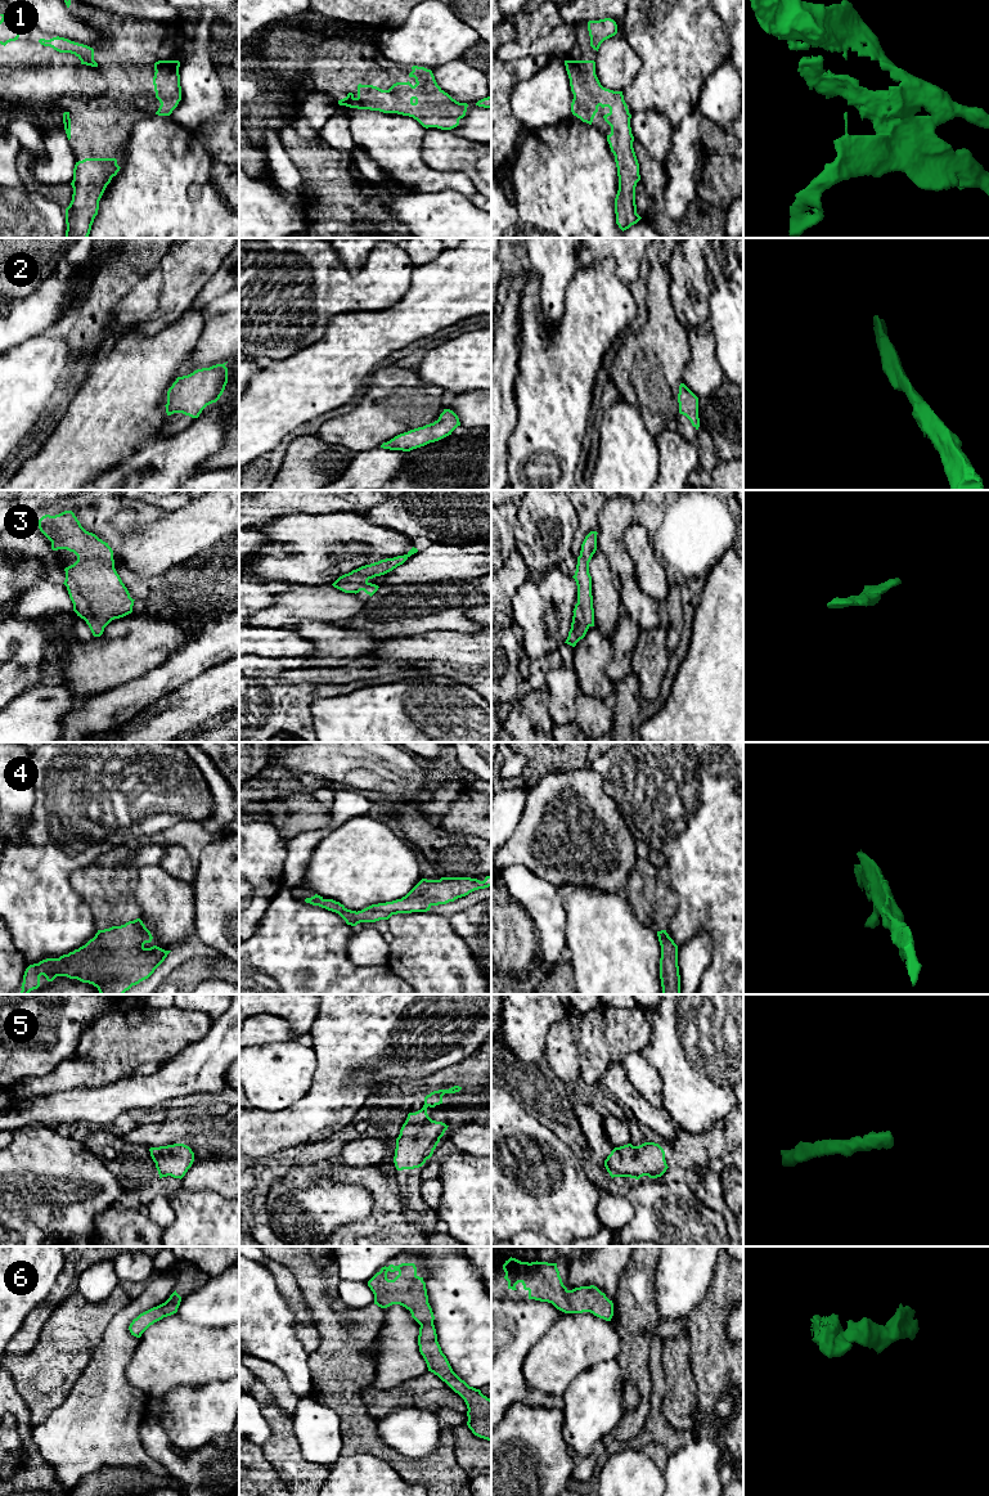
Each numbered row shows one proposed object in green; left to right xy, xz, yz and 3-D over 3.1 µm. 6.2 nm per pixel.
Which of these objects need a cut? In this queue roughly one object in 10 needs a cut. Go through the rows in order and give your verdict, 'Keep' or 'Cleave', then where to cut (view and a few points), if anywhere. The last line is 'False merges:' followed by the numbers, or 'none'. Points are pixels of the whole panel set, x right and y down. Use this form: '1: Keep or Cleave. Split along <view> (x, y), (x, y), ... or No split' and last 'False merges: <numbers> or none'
1: Keep. No split
2: Keep. No split
3: Keep. No split
4: Keep. No split
5: Keep. No split
6: Keep. No split
False merges: none

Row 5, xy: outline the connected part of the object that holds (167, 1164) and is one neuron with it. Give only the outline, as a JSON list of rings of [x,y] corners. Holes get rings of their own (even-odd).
[[[184,1144],[150,1147],[149,1151],[159,1178],[171,1176],[181,1180],[194,1162],[194,1153]]]

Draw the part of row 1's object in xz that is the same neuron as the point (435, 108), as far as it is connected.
[[[413,66],[409,77],[415,78],[413,86],[396,82],[388,90],[373,85],[358,85],[358,96],[349,93],[338,100],[340,105],[358,109],[397,113],[417,120],[423,127],[451,130],[466,116],[467,103],[459,103],[445,93],[436,82],[431,69]]]

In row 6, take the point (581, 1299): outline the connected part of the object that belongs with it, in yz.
[[[511,1257],[503,1264],[503,1270],[505,1272],[504,1279],[508,1281],[508,1289],[517,1290],[516,1285],[521,1282],[523,1289],[529,1291],[529,1299],[552,1303],[557,1309],[565,1313],[590,1312],[606,1321],[611,1321],[613,1316],[612,1300],[610,1300],[597,1286],[580,1286],[568,1290],[562,1282],[557,1263],[538,1261],[529,1263]]]

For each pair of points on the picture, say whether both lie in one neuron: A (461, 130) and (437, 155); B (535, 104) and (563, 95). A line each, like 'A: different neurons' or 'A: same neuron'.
A: different neurons
B: same neuron

